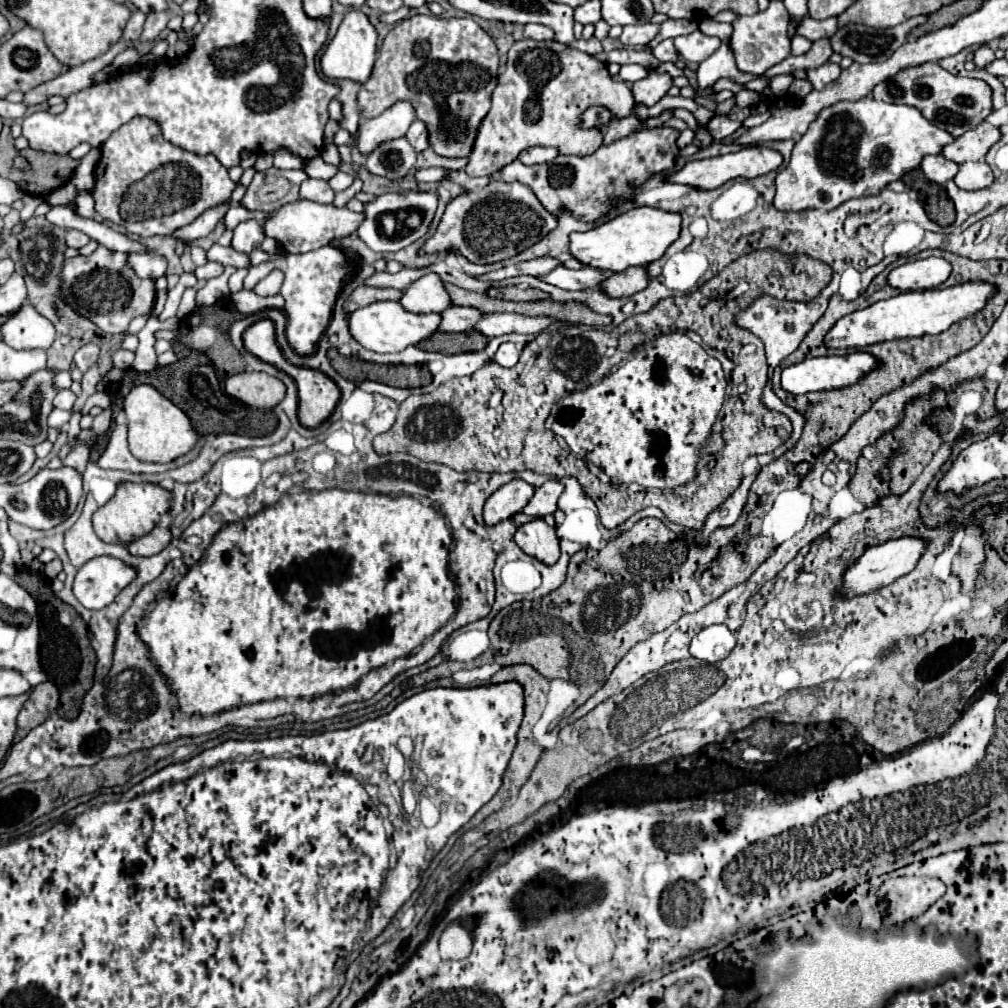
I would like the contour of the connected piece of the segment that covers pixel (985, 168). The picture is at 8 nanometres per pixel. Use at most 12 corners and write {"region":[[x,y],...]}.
{"region":[[966,161],[954,183],[966,191],[990,187],[986,161]]}

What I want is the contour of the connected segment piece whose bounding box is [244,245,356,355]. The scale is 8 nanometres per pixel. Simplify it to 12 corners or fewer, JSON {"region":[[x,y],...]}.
{"region":[[340,249],[250,267],[244,289],[280,269],[286,339],[312,355],[354,261]]}

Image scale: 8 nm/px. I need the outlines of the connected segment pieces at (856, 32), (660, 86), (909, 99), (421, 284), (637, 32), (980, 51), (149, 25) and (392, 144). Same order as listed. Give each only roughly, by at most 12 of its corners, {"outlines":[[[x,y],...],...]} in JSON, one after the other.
{"outlines":[[[912,17],[892,29],[846,25],[832,37],[832,51],[856,63],[886,61],[910,29]],[[650,73],[634,83],[636,101],[654,105],[672,87],[672,77]],[[938,63],[902,69],[874,99],[916,107],[952,137],[992,113],[984,81]],[[428,273],[404,289],[410,313],[442,313],[452,303],[440,277]],[[654,23],[624,27],[622,45],[646,45],[658,33]],[[982,45],[974,53],[974,63],[984,69],[994,61],[994,51]],[[150,13],[138,41],[154,43],[170,13]],[[402,137],[380,145],[366,161],[372,175],[404,179],[416,151]]]}

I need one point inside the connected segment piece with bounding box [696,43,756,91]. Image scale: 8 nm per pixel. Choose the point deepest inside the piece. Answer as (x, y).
(721, 64)

